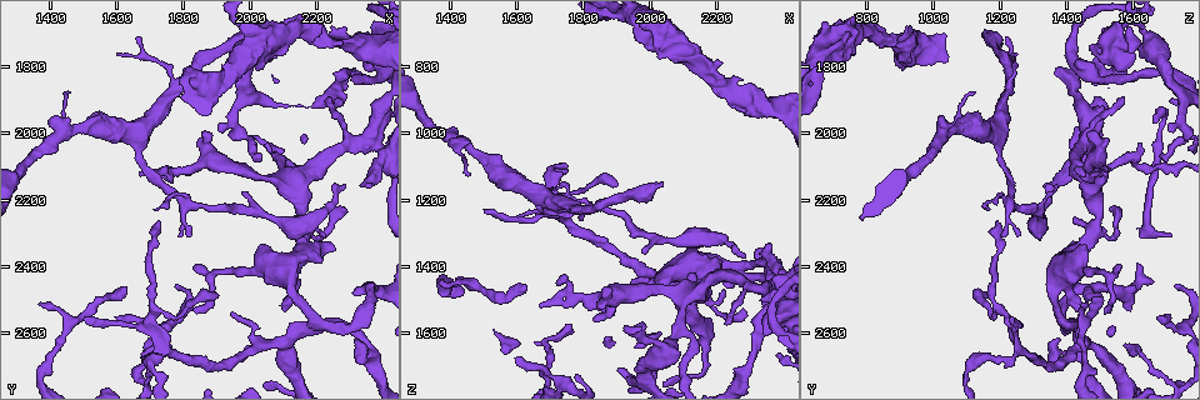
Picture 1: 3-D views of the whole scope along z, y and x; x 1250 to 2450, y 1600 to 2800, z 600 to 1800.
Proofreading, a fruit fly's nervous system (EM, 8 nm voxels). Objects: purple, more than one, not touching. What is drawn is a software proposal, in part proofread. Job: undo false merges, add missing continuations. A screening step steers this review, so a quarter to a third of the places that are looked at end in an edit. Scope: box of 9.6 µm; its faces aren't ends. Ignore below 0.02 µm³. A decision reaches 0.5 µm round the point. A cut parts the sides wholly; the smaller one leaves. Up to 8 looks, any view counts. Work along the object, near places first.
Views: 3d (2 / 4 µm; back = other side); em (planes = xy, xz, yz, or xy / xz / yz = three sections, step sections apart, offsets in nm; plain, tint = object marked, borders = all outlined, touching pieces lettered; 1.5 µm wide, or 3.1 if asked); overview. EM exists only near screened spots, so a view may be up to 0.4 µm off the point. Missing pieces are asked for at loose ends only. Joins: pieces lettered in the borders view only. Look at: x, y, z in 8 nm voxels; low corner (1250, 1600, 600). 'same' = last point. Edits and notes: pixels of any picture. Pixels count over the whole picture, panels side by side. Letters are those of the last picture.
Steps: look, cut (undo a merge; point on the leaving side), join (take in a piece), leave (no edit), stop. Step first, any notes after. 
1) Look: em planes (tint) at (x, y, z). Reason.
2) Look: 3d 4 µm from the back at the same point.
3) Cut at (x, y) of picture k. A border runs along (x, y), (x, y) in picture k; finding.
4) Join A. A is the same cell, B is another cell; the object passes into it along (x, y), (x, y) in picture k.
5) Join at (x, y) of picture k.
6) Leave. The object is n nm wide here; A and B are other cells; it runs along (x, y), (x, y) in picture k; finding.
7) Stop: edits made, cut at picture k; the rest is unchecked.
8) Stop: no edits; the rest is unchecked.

Look: em planes (borders) at (1760, 2640, 1570). Long arm stops here.

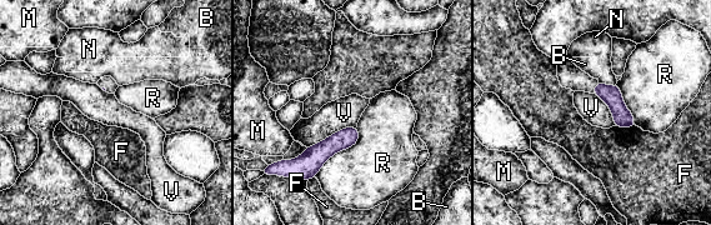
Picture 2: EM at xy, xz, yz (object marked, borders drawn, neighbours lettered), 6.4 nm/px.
Leave. B, F, M, N, R and V are other cells; it runs along (355, 133), (310, 161), (298, 161) in picture 2; no lettered piece goes on from it.

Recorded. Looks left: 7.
Look: em xy step 4 (tint) at (2320, 2620, 1370). Branch stops here.

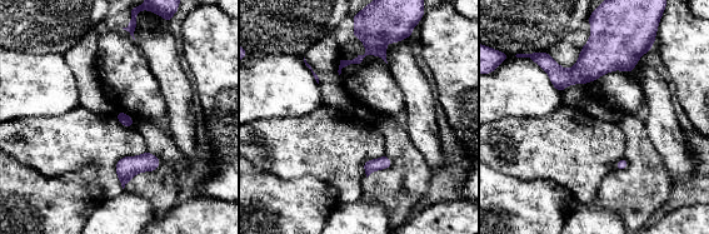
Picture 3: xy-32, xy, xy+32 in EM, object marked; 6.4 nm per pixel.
Look: em planes (borders) at the same point. Another direction.

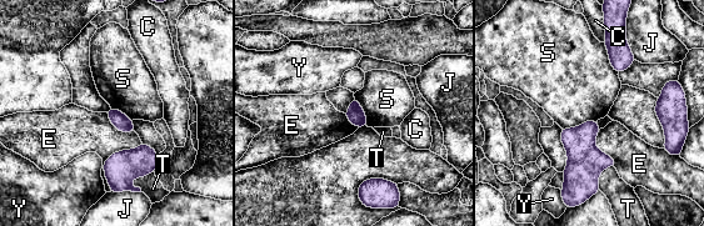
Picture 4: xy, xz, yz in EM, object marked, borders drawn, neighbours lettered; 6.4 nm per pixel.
Leave. The object is 100 nm wide here; C, E, J, S, T and Y are other cells; a border runs along (597, 120), (562, 129) in picture 4; no lettered piece goes on from it.

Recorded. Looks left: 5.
Look: em planes (borders) at (1810, 2310, 1210). Free end.

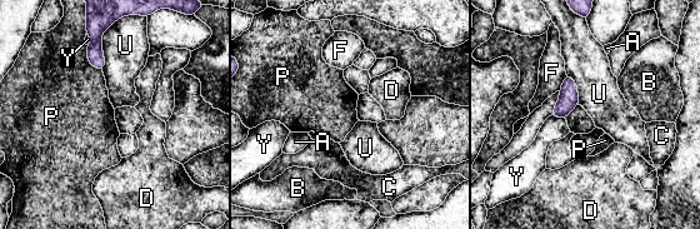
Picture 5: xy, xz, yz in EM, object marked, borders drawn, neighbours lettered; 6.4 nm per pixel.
Leave. The object is 120 nm wide here; A, B, C, D, F, P, U and Y are other cells; no lettered piece goes on from it.

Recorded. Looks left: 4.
Stop: no edits; the rest is unchecked.

